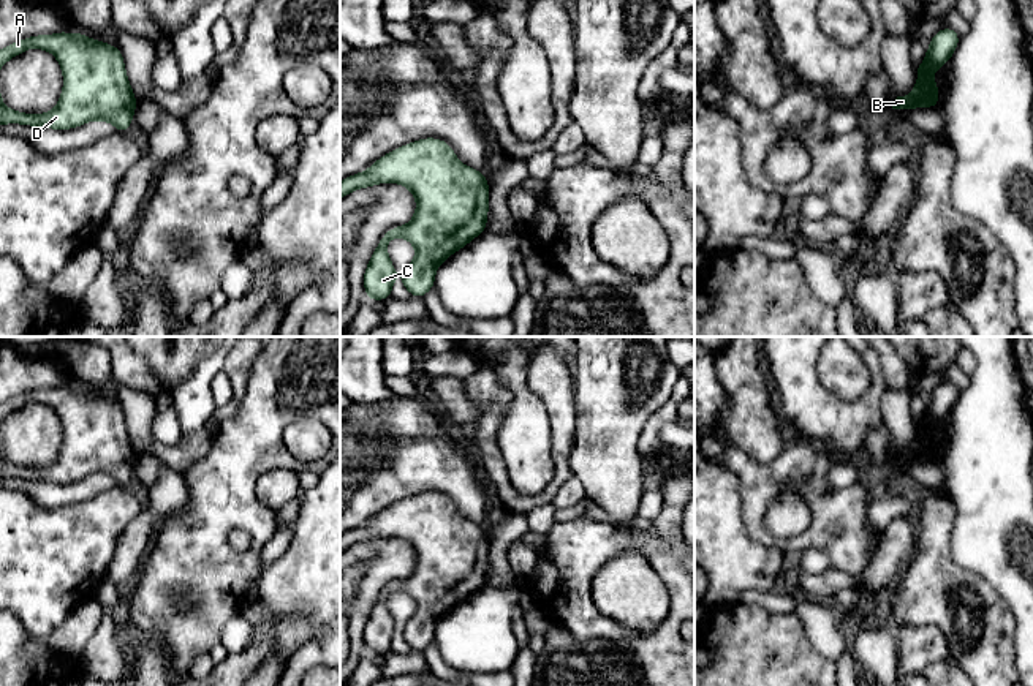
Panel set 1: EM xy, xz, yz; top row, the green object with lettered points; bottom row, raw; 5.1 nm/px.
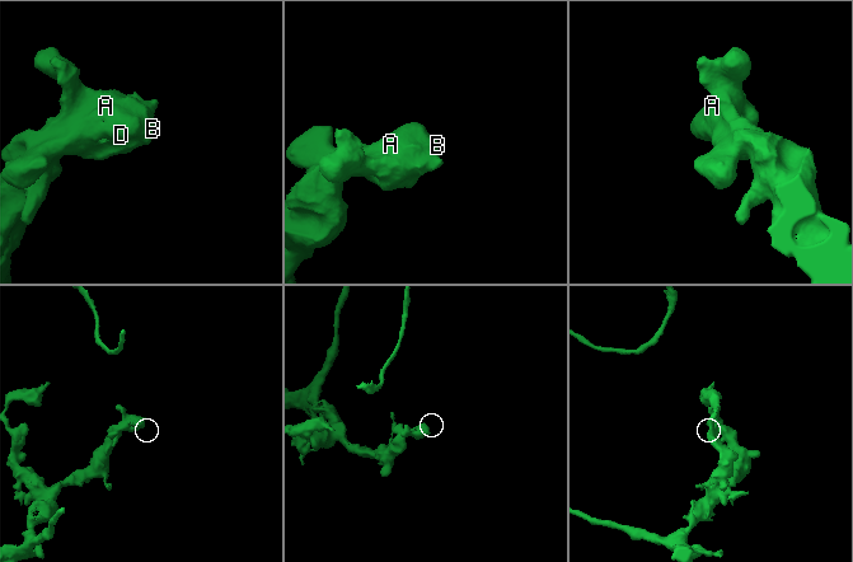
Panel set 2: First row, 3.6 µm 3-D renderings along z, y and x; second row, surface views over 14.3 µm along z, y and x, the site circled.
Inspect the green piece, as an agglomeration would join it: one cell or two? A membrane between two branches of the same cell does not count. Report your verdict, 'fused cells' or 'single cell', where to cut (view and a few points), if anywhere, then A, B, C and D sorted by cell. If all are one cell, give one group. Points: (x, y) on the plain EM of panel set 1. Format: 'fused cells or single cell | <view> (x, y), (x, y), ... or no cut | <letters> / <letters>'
single cell | no cut | A B C D

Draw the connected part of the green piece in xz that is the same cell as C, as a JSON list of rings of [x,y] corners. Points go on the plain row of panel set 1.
[[[437,492],[405,498],[380,511],[369,523],[340,536],[340,553],[350,547],[380,539],[400,537],[416,553],[416,566],[403,580],[388,583],[364,624],[369,654],[386,654],[395,635],[388,597],[402,591],[414,604],[402,637],[410,650],[424,651],[435,639],[435,628],[452,607],[486,586],[489,533],[457,514],[452,501]]]

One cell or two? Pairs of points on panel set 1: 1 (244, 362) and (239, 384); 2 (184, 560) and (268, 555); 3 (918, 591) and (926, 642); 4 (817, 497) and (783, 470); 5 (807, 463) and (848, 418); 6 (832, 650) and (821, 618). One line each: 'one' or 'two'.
1: one
2: two
3: two
4: one
5: two
6: one

